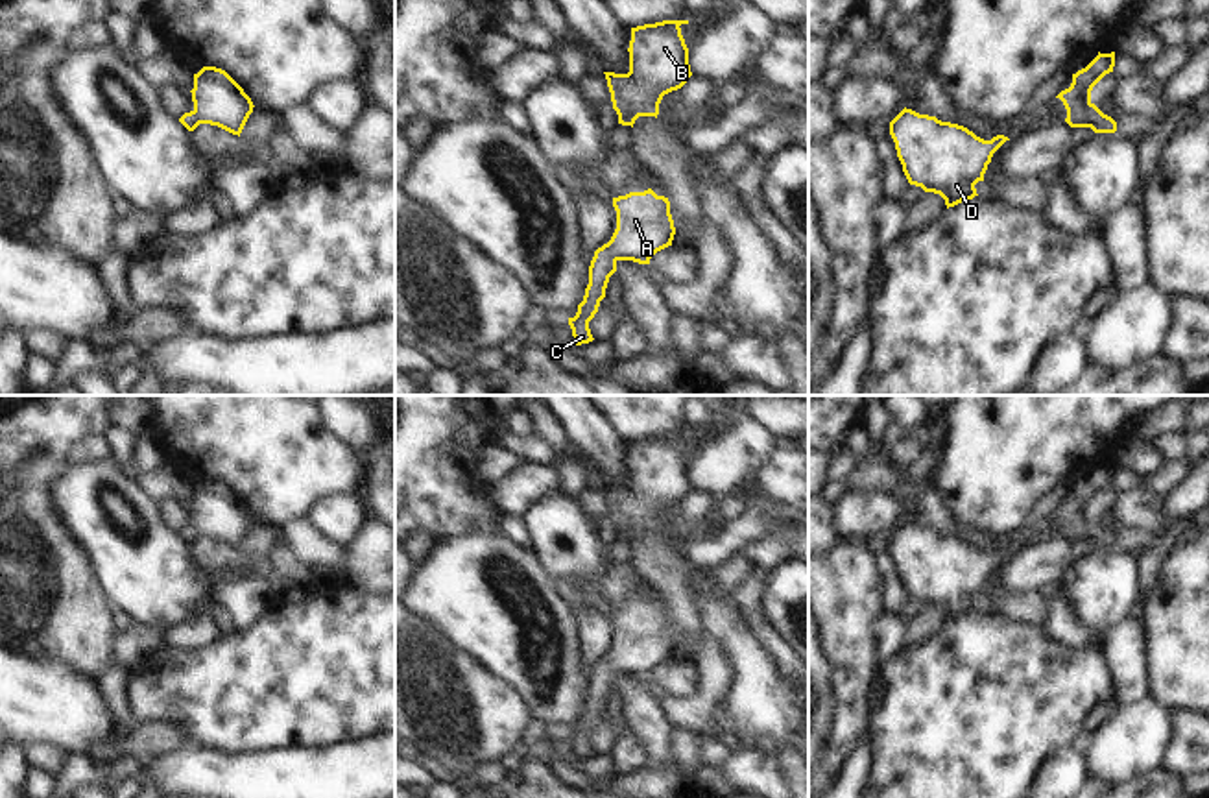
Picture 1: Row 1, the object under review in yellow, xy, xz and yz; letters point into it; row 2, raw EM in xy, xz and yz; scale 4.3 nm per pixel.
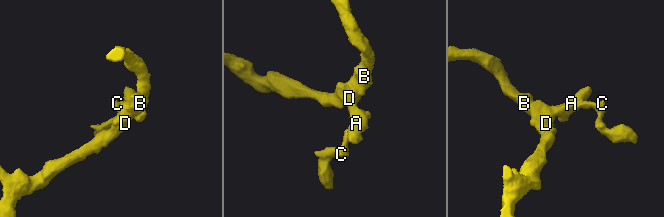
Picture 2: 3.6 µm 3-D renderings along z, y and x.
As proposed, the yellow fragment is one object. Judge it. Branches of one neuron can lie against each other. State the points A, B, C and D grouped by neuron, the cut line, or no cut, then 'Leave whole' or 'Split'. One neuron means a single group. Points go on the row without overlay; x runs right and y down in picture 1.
Groups: A B C D. No split. Leave whole.

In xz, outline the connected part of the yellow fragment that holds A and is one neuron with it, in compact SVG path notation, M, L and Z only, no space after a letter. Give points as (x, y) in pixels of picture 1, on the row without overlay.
M652 602L613 611L616 643L607 658L594 665L589 680L589 698L574 732L569 732L576 759L593 756L589 735L605 711L609 691L616 685L618 674L650 678L650 672L672 659L676 641L670 628L670 615Z

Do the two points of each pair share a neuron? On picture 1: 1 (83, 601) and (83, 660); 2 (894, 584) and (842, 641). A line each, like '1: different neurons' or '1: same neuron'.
1: same neuron
2: different neurons

